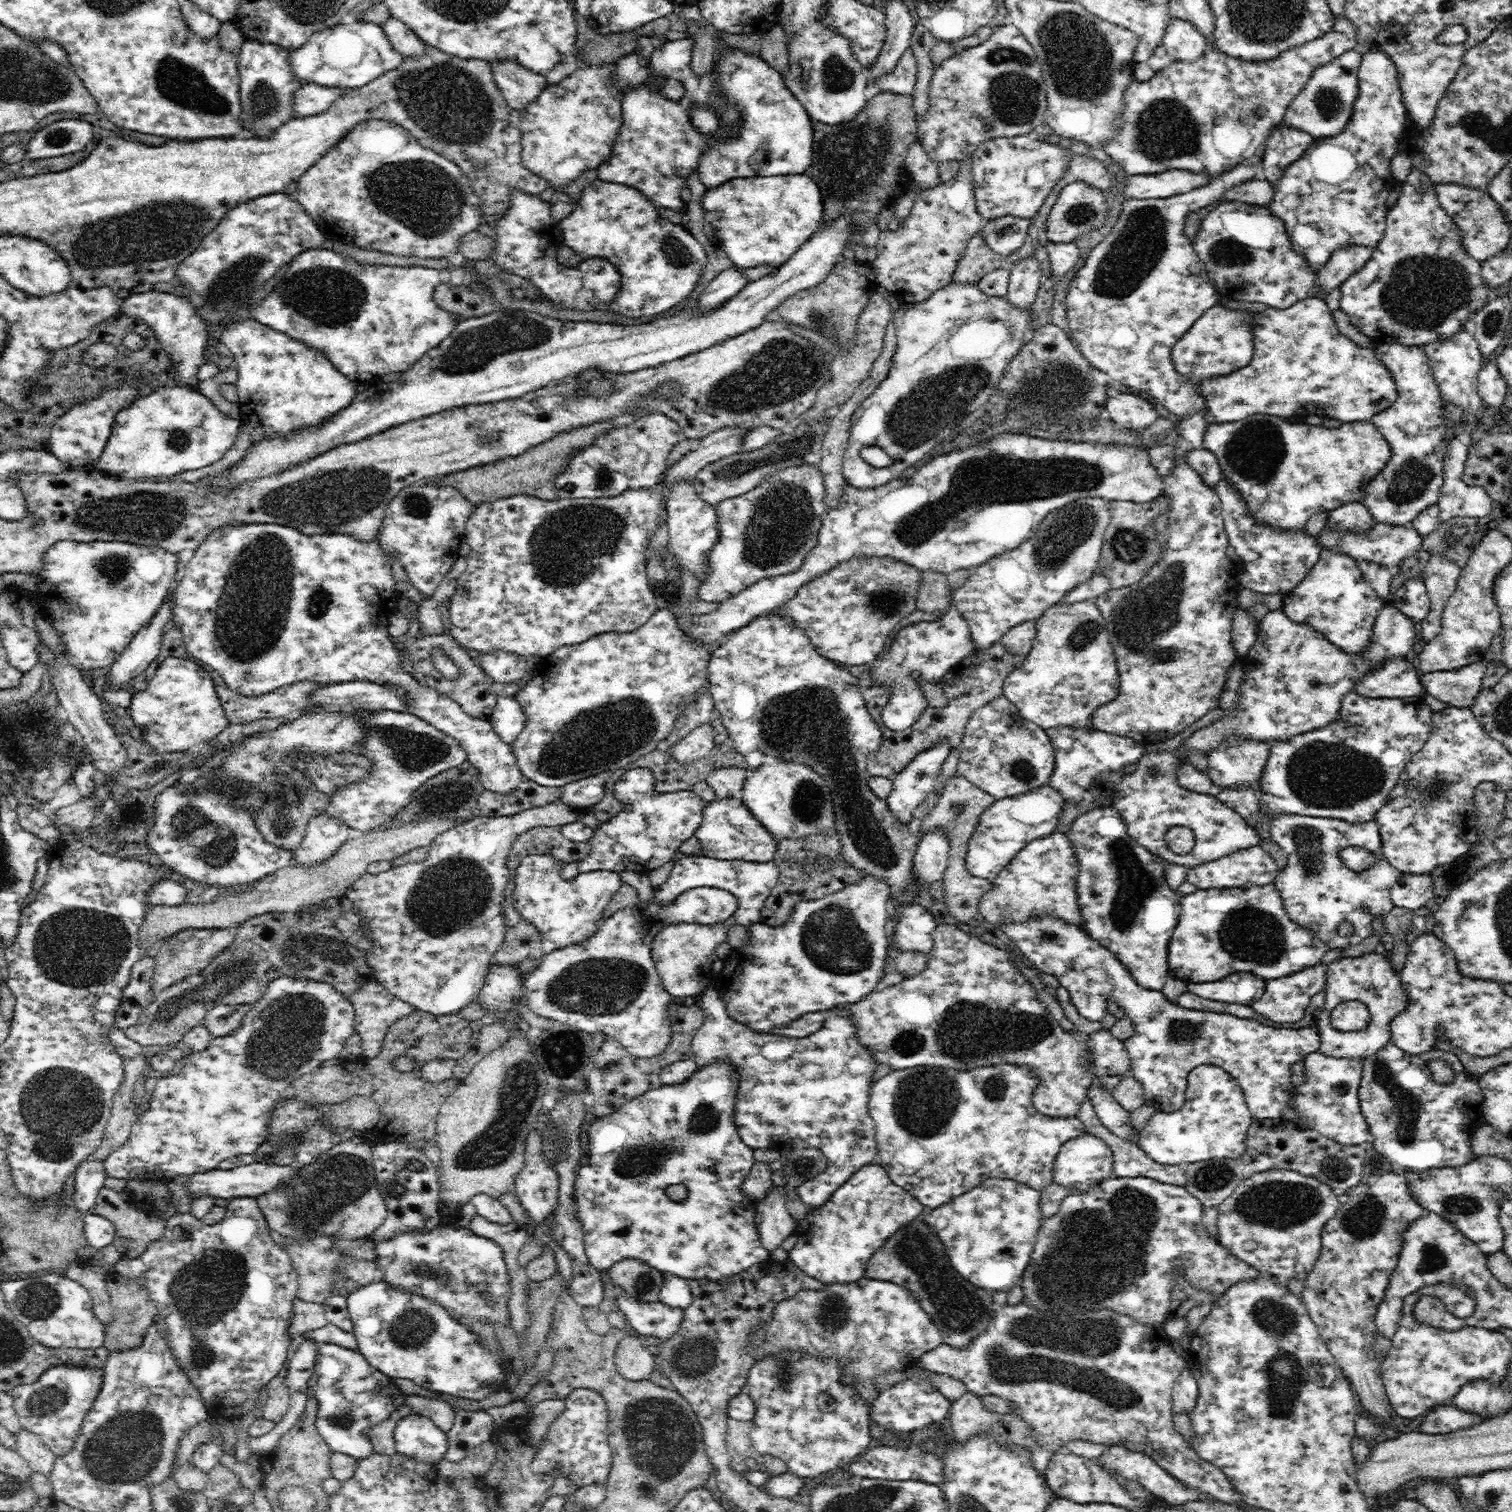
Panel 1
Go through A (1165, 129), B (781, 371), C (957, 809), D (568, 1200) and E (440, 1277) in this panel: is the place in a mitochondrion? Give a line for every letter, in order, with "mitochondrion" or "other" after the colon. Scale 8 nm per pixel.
A: mitochondrion
B: mitochondrion
C: mitochondrion
D: other
E: mitochondrion

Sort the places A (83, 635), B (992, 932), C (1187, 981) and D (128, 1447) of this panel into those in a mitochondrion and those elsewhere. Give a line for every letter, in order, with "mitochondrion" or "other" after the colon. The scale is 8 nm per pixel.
A: other
B: other
C: other
D: mitochondrion

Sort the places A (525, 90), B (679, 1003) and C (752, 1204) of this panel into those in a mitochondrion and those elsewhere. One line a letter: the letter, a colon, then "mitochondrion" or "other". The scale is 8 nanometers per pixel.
A: other
B: other
C: other

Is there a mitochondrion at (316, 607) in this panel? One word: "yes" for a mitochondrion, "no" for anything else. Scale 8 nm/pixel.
yes

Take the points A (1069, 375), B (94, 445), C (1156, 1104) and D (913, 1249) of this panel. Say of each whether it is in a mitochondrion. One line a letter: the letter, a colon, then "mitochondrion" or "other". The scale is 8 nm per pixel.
A: mitochondrion
B: other
C: other
D: mitochondrion

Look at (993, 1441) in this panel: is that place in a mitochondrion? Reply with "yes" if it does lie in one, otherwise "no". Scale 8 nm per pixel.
no

